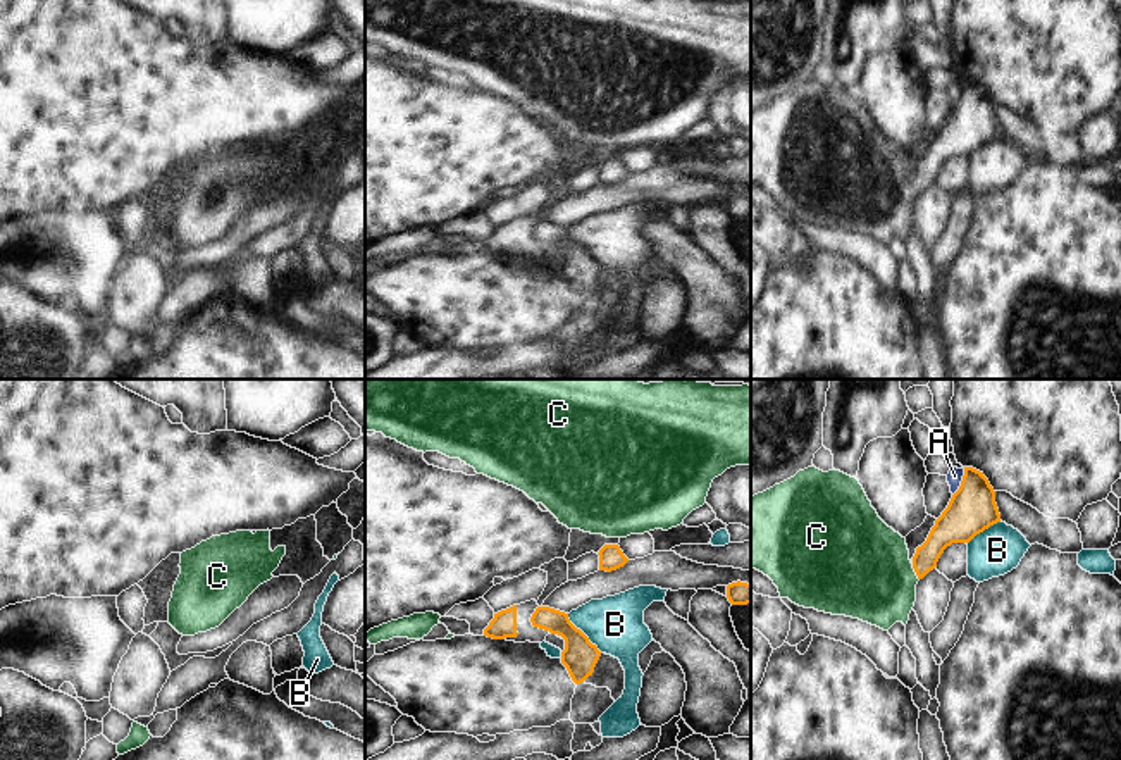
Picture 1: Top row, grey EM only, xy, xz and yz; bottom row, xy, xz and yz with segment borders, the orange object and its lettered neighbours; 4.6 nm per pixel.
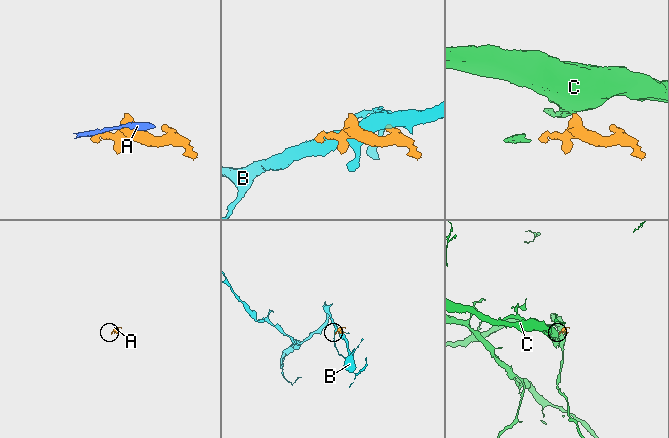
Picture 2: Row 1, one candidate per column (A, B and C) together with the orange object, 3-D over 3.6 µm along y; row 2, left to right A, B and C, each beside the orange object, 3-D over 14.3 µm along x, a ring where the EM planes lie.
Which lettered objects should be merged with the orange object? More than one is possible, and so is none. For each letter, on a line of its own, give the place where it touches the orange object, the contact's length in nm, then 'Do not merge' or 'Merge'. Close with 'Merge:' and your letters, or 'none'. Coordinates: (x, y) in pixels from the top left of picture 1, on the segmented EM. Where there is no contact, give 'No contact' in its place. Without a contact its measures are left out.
A: Touches orange at yz (961, 483). Shared border 140 nm. Do not merge
B: Touches orange at xz (582, 633). Shared border 240 nm. Do not merge
C: Touches orange at yz (915, 571). Shared border 90 nm. Merge
Merge: C.

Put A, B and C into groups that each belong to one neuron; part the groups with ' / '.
A / B / C

